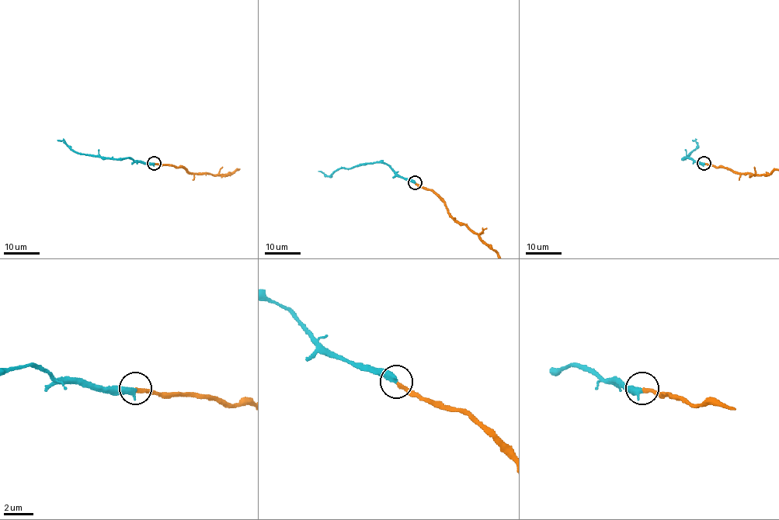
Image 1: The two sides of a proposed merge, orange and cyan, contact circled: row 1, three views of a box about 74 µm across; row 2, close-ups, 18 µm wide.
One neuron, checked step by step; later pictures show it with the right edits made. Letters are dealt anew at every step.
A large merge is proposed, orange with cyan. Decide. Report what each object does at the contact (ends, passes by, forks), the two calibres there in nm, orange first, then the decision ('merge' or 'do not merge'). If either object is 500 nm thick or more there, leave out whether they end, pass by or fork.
orange ends | cyan ends | 240/440 nm | merge

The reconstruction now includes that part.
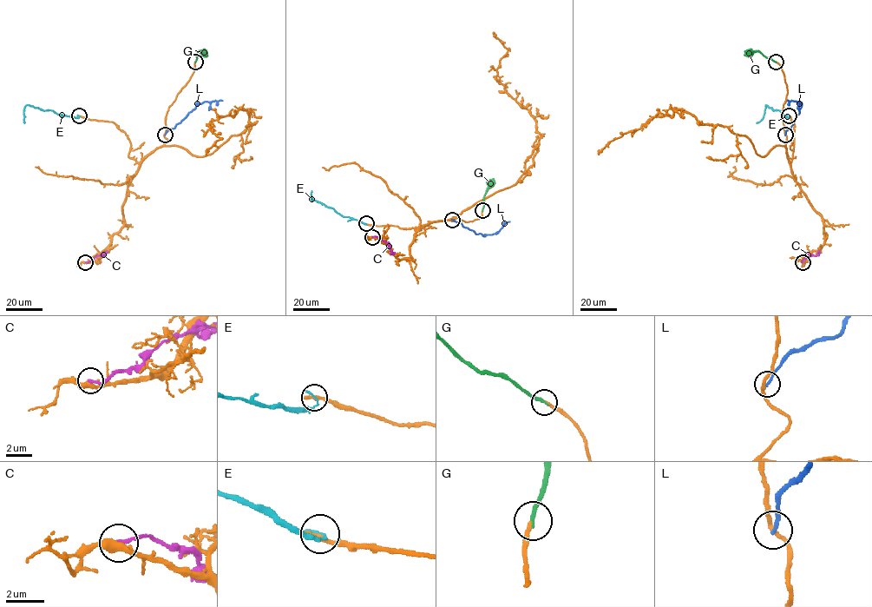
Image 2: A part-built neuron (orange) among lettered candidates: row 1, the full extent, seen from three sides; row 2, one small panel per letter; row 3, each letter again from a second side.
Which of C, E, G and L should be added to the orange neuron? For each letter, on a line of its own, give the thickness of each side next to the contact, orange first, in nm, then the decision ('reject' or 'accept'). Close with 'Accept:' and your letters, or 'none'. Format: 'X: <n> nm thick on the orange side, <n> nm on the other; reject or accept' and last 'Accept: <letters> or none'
C: 320 nm thick on the orange side, 190 nm on the other; reject
E: 340 nm thick on the orange side, 170 nm on the other; reject
G: 220 nm thick on the orange side, 220 nm on the other; accept
L: 220 nm thick on the orange side, 200 nm on the other; reject
Accept: G

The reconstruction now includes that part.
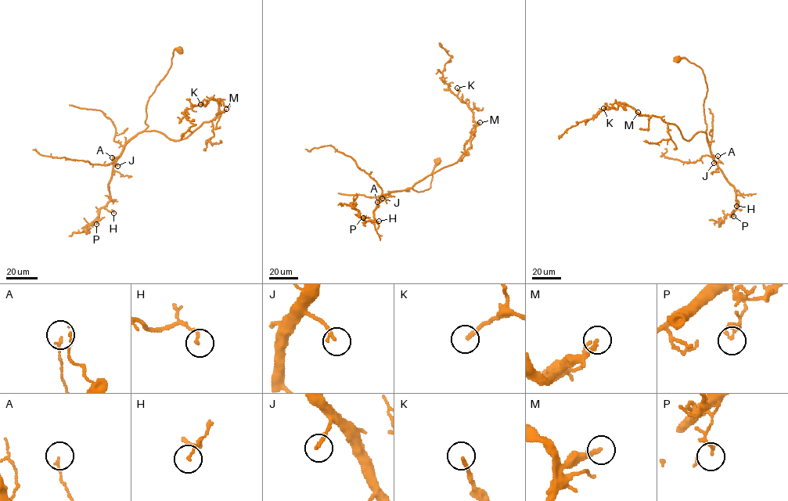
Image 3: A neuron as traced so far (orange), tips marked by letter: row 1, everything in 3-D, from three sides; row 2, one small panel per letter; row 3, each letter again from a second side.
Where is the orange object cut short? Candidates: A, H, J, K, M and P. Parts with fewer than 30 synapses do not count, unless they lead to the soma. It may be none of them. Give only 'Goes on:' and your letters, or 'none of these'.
Goes on: K, M

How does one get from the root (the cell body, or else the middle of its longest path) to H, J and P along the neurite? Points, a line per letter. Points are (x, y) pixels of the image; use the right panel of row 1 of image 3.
H: (677, 59), (685, 58), (703, 70), (707, 88), (703, 102), (707, 141), (713, 160), (734, 189), (736, 206)
J: (677, 59), (685, 58), (699, 66), (704, 74), (707, 88), (703, 102), (706, 138), (714, 163)
P: (677, 59), (685, 58), (704, 74), (707, 141), (713, 160), (734, 189), (737, 206), (733, 216)

